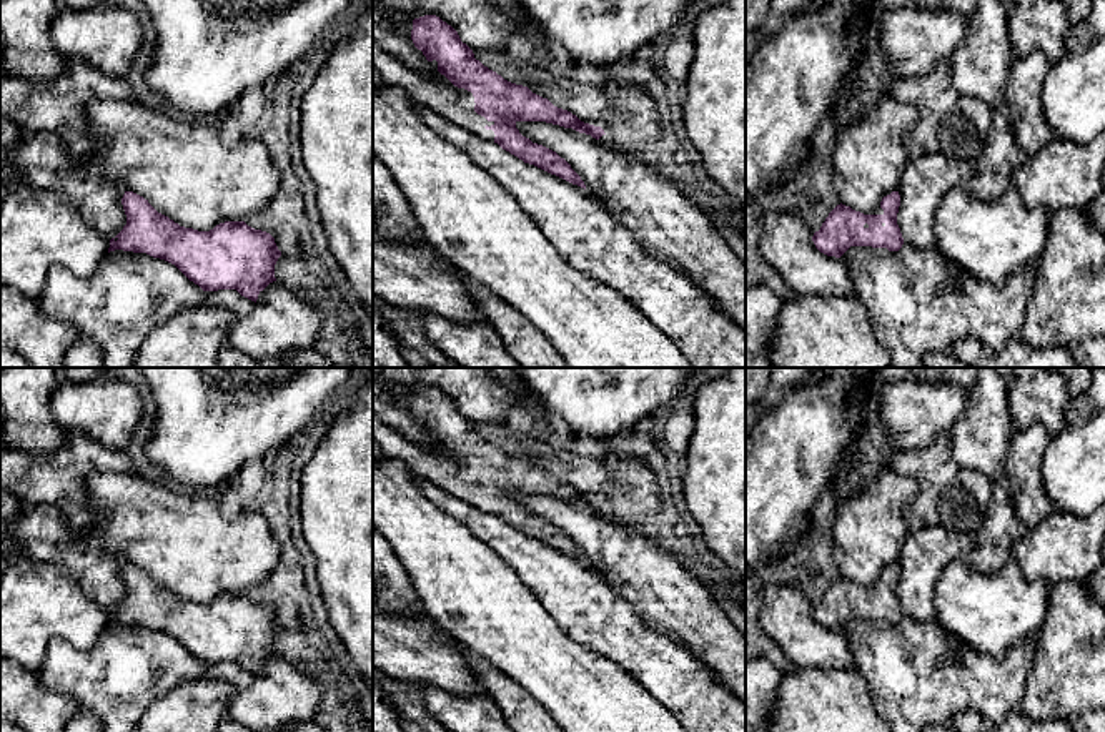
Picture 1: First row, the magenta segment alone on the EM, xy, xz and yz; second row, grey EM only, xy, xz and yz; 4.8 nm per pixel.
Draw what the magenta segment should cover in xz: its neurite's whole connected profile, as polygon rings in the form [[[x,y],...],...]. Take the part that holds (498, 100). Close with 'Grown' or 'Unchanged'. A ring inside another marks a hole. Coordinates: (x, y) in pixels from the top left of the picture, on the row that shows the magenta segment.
[[[386,12],[396,30],[413,40],[429,62],[428,70],[413,70],[379,47],[373,37],[373,67],[389,85],[401,87],[416,105],[484,141],[494,141],[524,163],[534,165],[586,190],[581,176],[556,151],[533,143],[516,128],[518,121],[546,121],[599,140],[601,126],[581,121],[567,110],[528,87],[511,83],[474,58],[458,32],[436,15],[398,18]]]. Grown

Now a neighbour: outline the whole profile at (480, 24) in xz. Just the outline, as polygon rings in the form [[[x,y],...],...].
[[[373,0],[398,18],[436,15],[451,25],[471,50],[504,52],[511,37],[533,32],[531,27],[499,12],[491,0]]]

